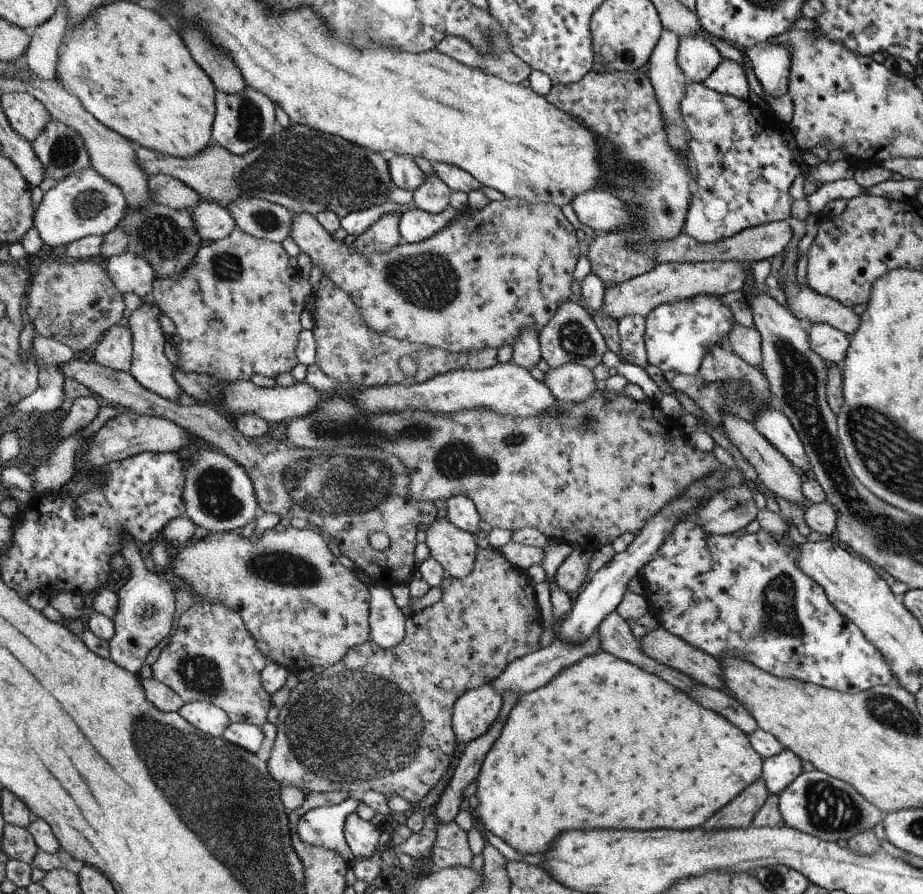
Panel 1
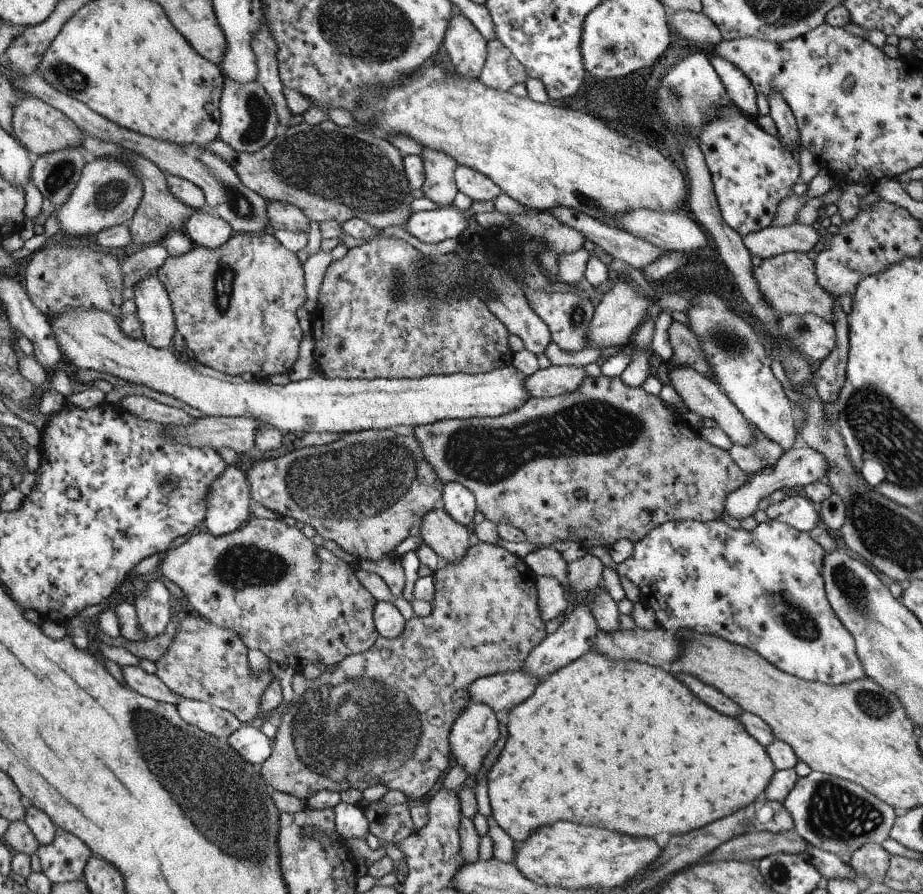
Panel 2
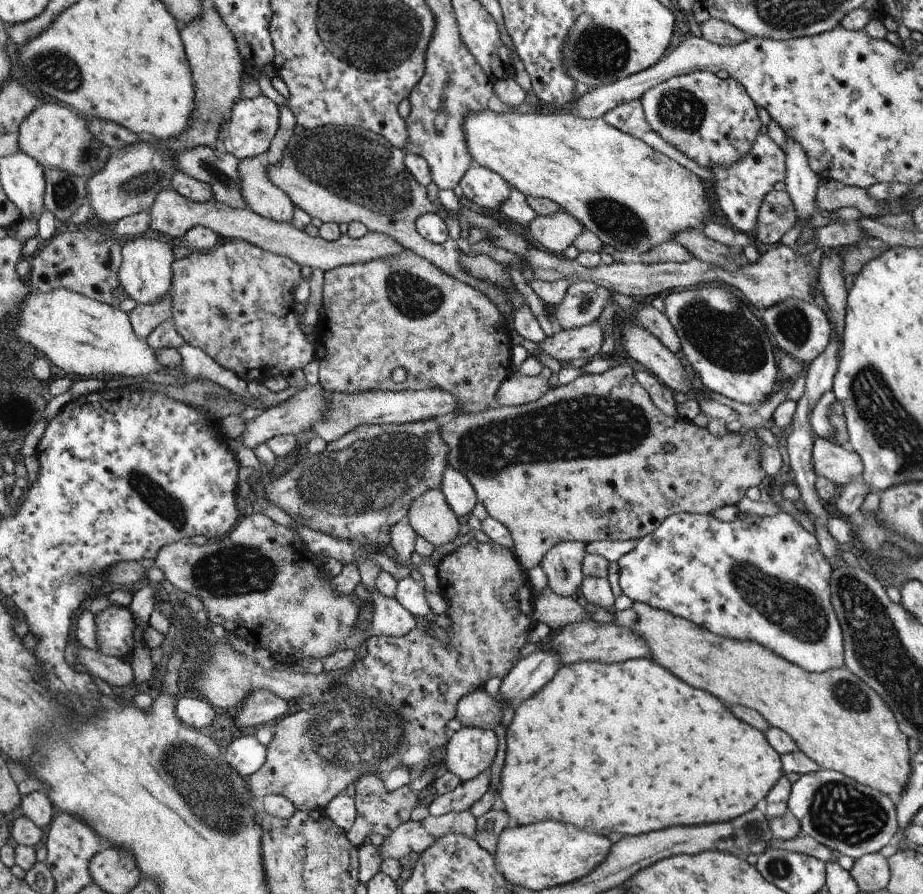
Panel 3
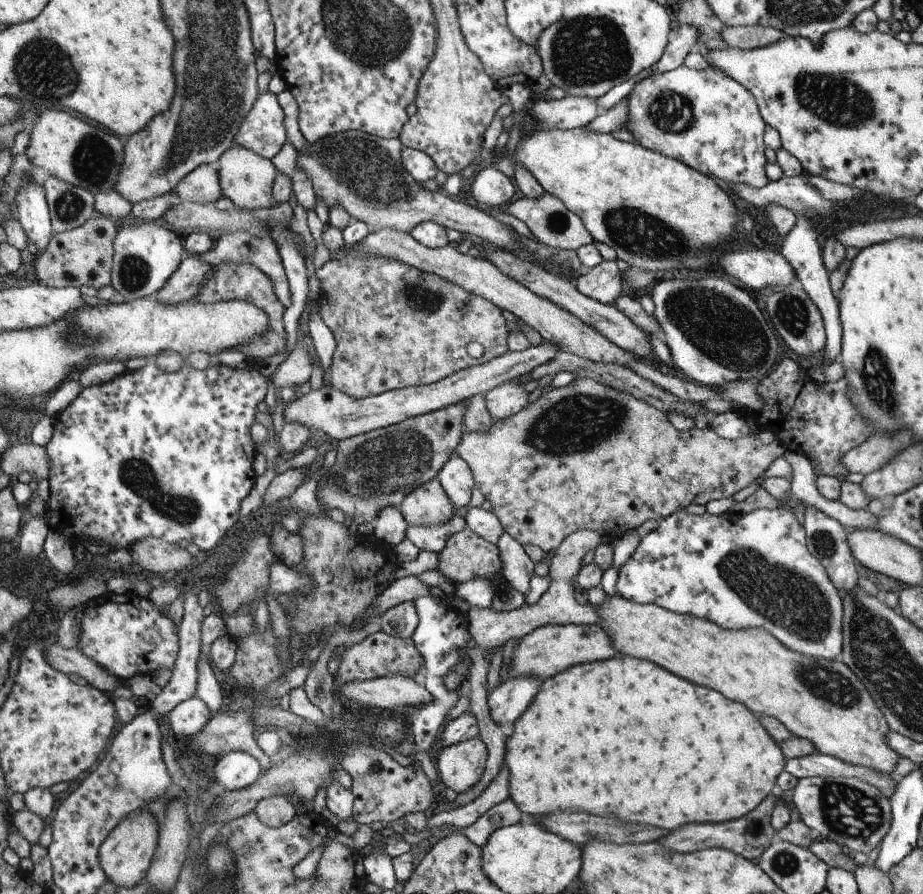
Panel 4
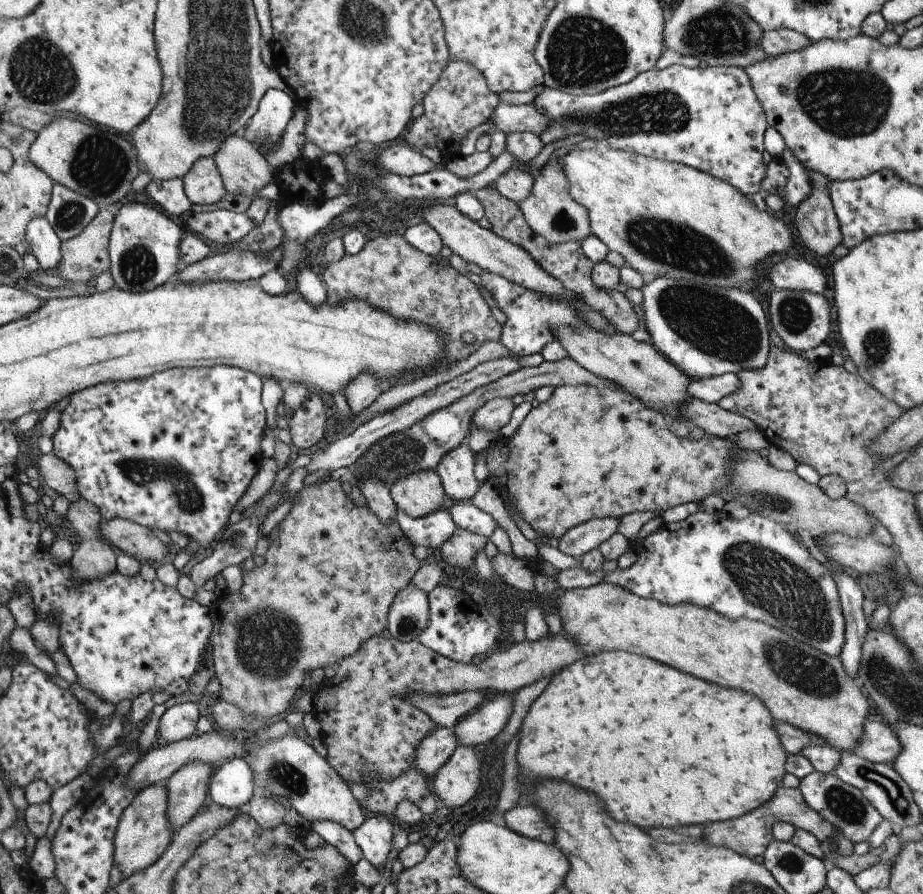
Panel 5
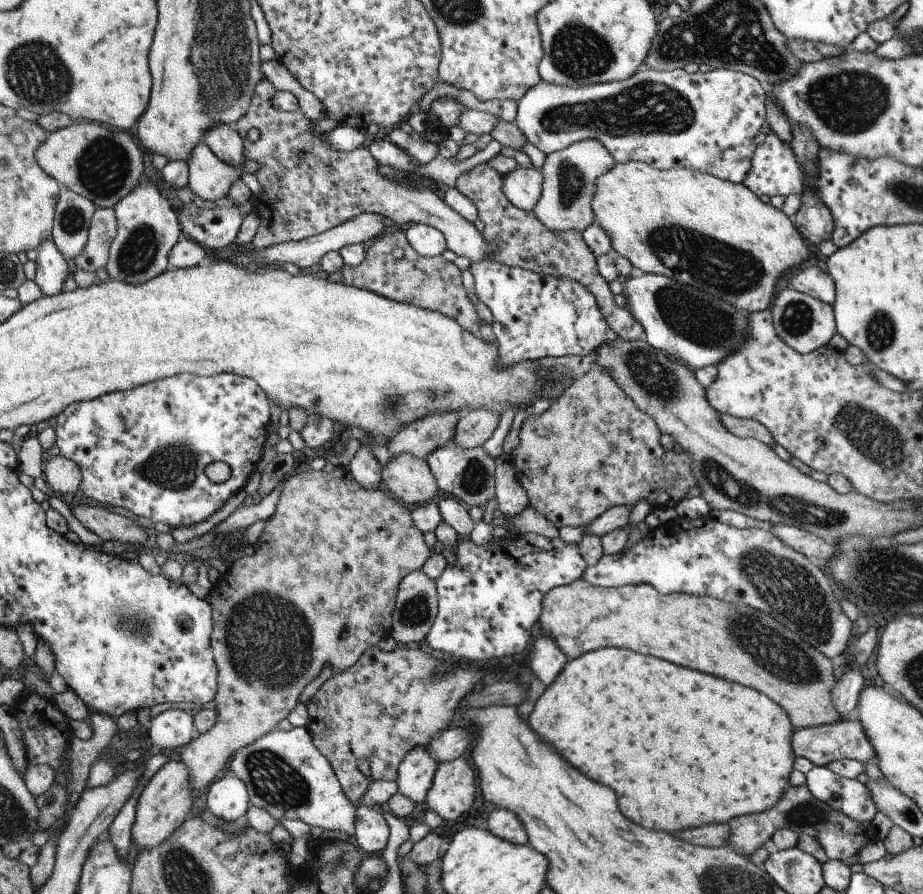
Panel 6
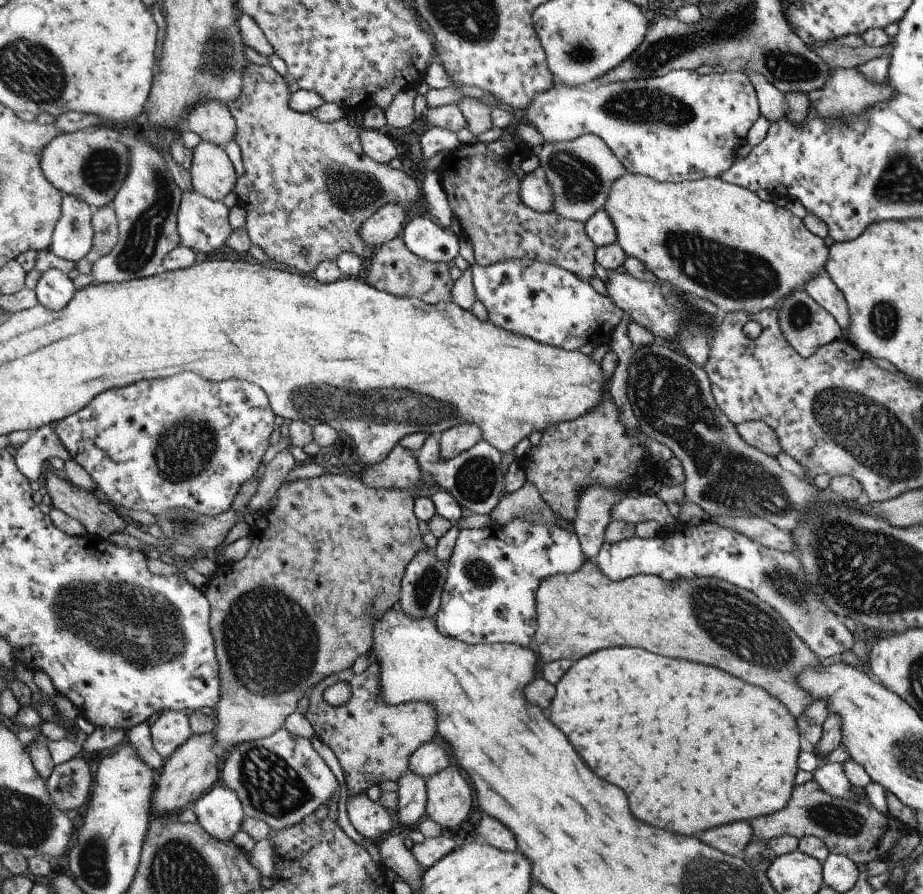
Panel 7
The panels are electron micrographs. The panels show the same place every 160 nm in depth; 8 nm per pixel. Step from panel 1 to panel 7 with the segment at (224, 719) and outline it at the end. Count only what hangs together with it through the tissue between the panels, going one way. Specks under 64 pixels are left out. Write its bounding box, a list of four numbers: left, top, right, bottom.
[150,711,193,760]

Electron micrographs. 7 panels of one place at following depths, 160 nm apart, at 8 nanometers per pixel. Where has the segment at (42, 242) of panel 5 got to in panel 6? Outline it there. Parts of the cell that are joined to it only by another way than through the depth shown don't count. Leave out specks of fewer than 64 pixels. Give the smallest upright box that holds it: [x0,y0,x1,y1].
[35,238,68,297]

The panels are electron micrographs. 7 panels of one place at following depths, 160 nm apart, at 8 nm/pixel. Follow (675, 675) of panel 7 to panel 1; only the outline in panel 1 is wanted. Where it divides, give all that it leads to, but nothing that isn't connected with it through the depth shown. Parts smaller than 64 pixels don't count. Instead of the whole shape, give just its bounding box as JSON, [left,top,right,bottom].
[476,652,763,854]

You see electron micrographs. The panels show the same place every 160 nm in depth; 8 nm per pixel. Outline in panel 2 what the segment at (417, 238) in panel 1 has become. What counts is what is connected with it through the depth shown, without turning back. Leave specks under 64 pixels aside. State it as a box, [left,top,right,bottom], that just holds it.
[406,207,474,244]

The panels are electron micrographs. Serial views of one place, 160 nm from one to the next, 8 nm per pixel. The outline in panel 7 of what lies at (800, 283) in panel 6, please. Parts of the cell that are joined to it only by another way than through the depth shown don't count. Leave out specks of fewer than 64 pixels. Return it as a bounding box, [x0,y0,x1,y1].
[805,276,850,338]

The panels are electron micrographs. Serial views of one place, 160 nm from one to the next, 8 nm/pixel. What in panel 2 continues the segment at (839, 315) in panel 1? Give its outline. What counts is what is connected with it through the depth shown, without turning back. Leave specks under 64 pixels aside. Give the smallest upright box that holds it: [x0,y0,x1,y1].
[751,251,833,322]

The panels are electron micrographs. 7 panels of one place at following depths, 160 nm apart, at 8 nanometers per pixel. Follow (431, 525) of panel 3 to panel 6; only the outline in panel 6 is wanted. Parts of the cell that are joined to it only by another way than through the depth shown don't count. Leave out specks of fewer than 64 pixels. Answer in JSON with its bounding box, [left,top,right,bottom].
[382,453,439,507]

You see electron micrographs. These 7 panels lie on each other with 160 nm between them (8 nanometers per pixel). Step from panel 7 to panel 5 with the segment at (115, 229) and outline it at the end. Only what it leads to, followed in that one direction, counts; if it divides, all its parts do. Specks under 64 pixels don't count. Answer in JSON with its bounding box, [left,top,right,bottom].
[59,209,112,283]

